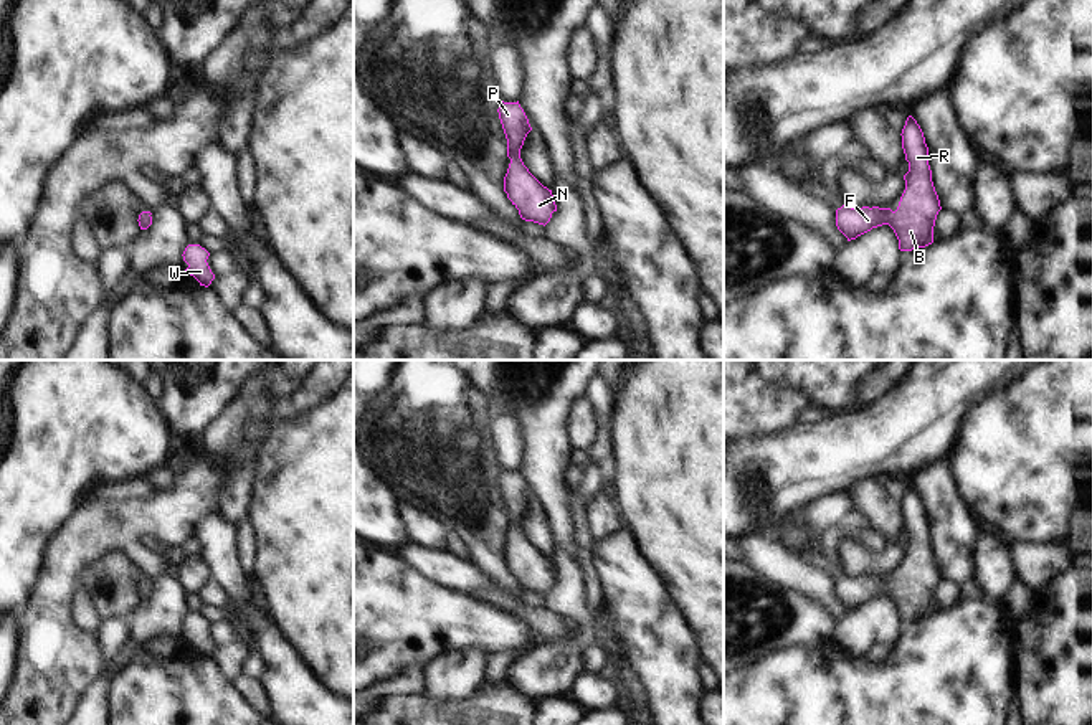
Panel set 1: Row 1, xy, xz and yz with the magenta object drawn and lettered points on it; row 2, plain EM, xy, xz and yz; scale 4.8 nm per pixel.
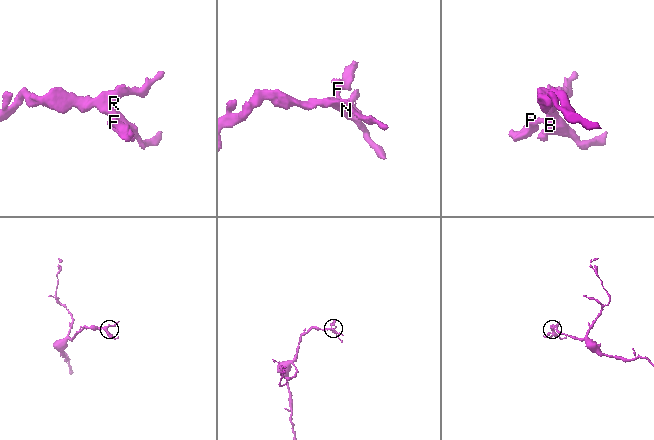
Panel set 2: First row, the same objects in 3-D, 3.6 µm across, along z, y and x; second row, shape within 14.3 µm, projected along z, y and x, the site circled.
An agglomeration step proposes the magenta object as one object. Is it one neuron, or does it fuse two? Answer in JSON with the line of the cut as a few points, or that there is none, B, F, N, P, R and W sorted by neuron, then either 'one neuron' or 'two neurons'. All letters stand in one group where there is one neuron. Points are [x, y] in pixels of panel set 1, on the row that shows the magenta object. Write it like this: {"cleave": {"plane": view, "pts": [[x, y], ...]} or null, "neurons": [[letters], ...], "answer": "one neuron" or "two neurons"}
{"cleave": null, "neurons": [["B", "F", "N", "P", "R", "W"]], "answer": "one neuron"}

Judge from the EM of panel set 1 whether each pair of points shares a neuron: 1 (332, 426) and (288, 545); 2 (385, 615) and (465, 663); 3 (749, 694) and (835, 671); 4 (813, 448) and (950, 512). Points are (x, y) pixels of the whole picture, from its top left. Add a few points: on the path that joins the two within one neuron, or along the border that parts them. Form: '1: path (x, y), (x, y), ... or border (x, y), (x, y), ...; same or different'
1: path (332, 456), (332, 501), (318, 516); same
2: border (486, 651), (448, 649), (423, 664); different
3: path (770, 694), (813, 692); same
4: border (942, 459), (925, 464), (911, 483); different

